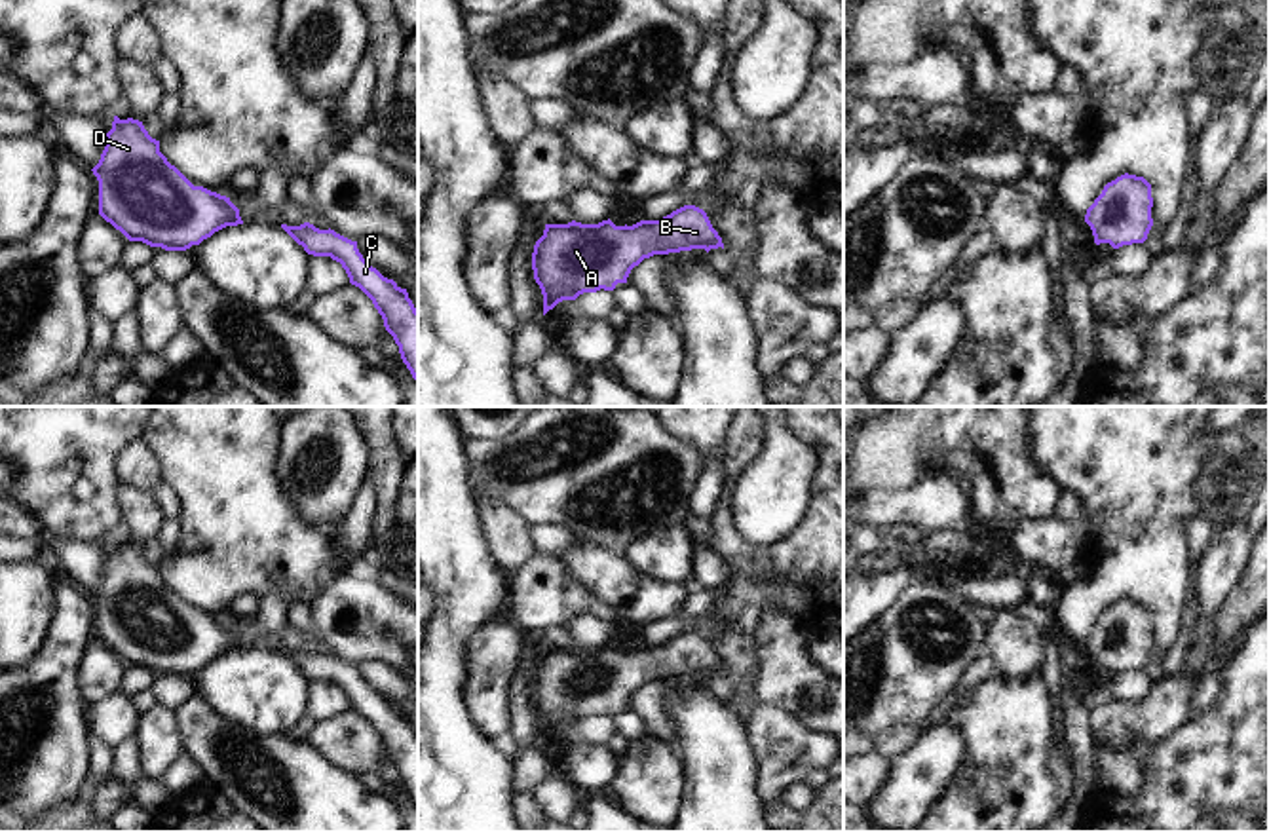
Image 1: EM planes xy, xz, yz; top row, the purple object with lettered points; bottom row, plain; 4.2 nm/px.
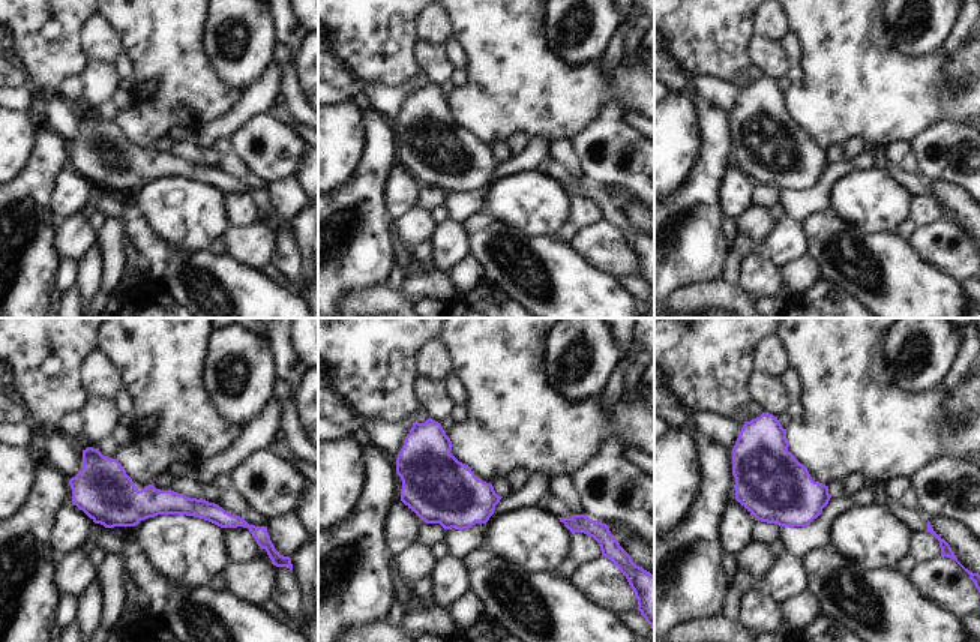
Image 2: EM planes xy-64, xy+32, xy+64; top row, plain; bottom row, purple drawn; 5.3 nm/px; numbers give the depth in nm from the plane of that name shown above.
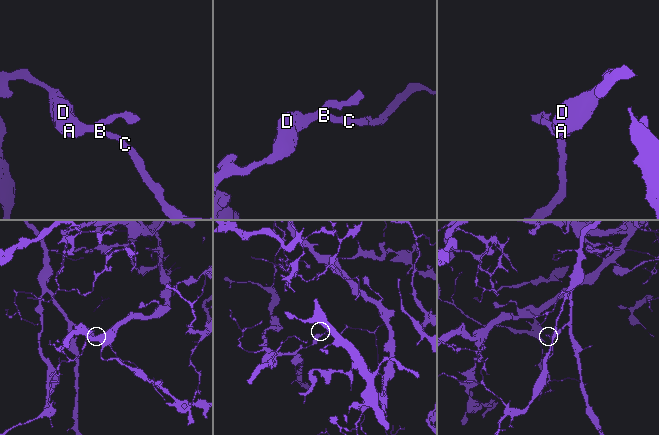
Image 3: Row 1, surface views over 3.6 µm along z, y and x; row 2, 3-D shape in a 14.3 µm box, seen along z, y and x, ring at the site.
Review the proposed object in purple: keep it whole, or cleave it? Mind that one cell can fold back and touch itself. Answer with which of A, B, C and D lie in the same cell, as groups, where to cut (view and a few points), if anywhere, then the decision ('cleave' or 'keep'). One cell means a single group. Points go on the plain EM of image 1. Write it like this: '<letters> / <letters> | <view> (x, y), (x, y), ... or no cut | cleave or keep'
A B C D | no cut | keep

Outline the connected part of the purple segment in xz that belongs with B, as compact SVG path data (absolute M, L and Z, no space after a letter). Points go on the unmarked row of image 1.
M684 631L659 646L616 652L610 644L598 650L545 650L532 678L534 705L543 720L543 741L562 726L583 718L614 716L627 709L634 691L653 680L691 674L724 674L707 638Z

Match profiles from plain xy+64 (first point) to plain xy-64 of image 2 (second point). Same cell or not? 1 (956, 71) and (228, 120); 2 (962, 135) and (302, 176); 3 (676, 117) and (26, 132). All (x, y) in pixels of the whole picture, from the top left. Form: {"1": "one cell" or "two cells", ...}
{"1": "two cells", "2": "two cells", "3": "one cell"}

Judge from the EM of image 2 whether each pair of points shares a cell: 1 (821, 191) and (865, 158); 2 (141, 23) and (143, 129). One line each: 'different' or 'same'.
1: same
2: same

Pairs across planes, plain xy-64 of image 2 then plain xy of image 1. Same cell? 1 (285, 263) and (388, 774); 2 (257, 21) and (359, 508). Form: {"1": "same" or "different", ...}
{"1": "same", "2": "different"}

